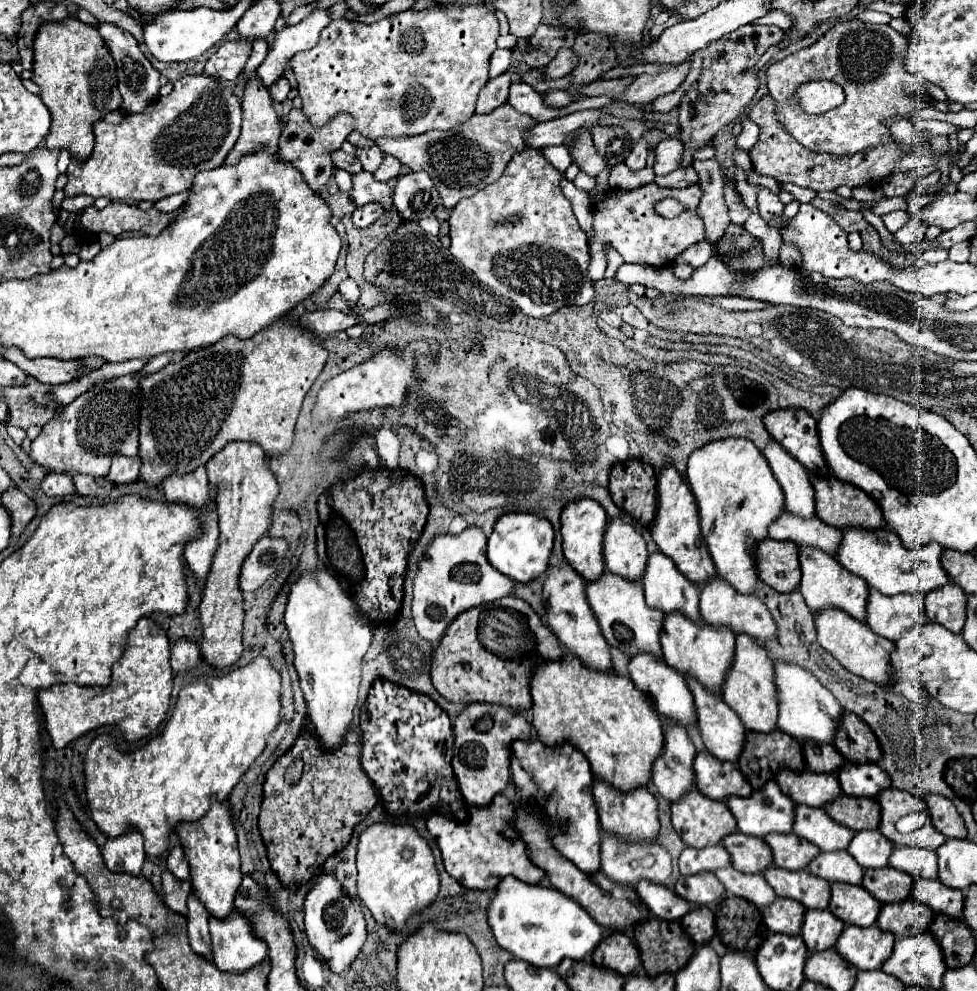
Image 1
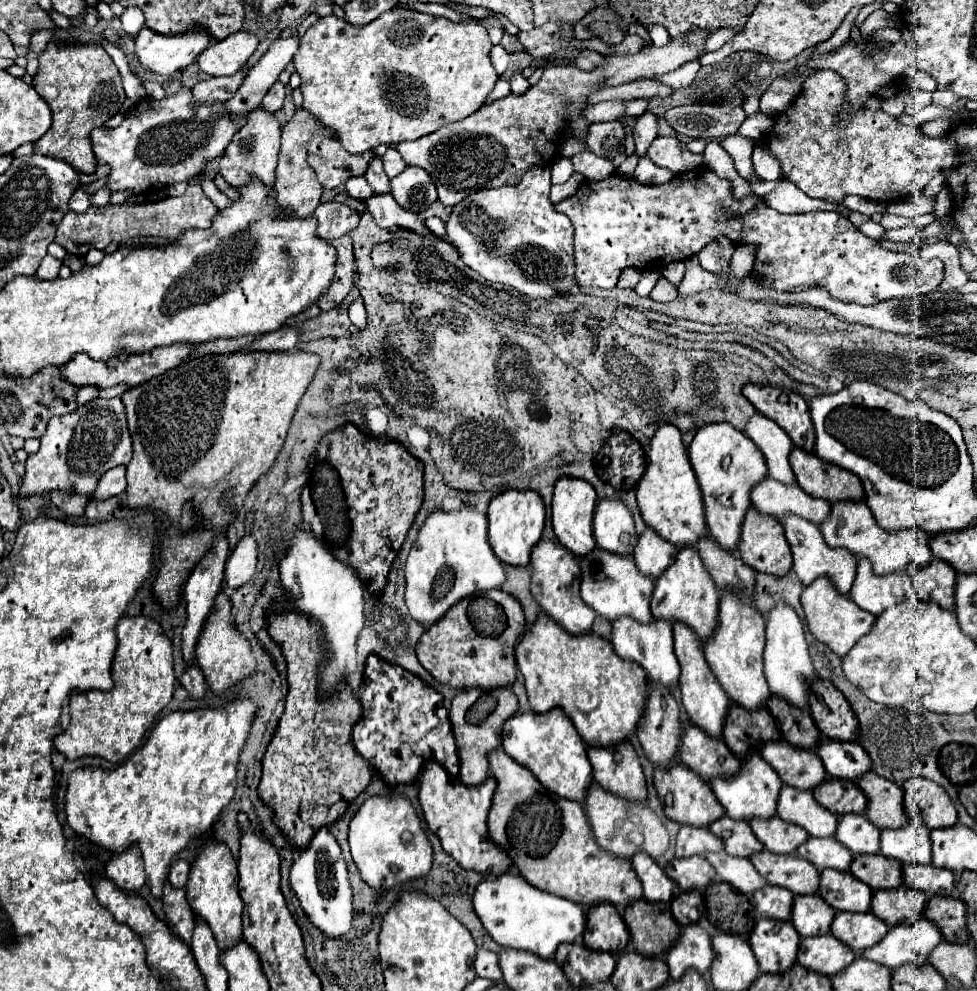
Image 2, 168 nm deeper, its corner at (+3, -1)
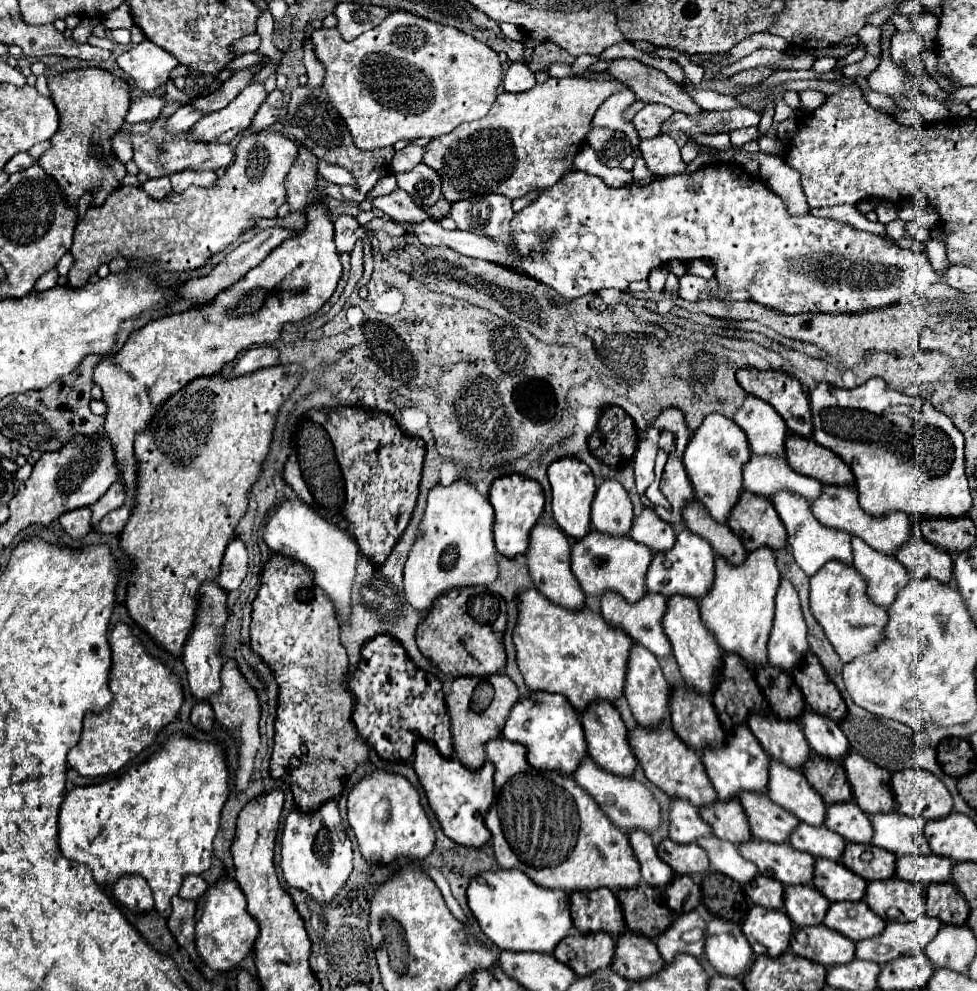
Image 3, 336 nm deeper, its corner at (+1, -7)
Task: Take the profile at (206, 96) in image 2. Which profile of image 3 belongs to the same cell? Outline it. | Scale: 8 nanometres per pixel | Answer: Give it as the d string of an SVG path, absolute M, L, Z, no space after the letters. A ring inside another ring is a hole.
M186 104L186 106L180 106L180 108L168 118L166 126L168 126L168 130L174 130L174 132L186 132L186 130L192 128L202 116L204 116L204 114L202 114L200 110L196 110L196 108L192 108L190 104Z

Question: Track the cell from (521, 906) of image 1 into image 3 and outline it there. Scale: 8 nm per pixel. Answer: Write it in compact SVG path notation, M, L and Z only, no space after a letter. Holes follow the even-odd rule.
M520 870L484 872L472 878L466 894L480 930L500 950L552 954L558 942L574 932L568 894L560 890L544 890Z

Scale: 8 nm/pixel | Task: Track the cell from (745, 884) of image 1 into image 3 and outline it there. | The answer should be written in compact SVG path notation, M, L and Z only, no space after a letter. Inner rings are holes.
M712 836L712 838L700 838L700 842L696 844L706 850L712 872L724 874L734 882L738 882L740 886L746 886L748 882L752 882L752 878L758 876L756 866L752 866L752 862L742 858L740 850L730 842L720 842L716 836Z

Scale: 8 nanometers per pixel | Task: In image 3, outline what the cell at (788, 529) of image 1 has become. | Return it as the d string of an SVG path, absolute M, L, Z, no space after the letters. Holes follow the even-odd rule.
M752 454L748 466L744 466L744 490L766 500L786 490L802 496L810 504L822 496L822 484L796 474L784 458L760 458L756 454Z

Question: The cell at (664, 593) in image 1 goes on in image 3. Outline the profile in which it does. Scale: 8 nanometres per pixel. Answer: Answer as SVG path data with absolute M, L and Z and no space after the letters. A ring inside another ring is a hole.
M644 508L642 516L638 516L632 524L630 538L648 546L652 550L652 554L658 554L658 552L666 552L674 546L676 532L668 522L660 520L652 510Z

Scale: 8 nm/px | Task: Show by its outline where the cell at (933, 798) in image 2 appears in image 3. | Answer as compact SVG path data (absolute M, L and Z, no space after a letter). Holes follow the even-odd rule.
M902 770L892 776L896 810L908 814L914 808L924 820L940 820L952 812L952 796L946 786L926 770Z

